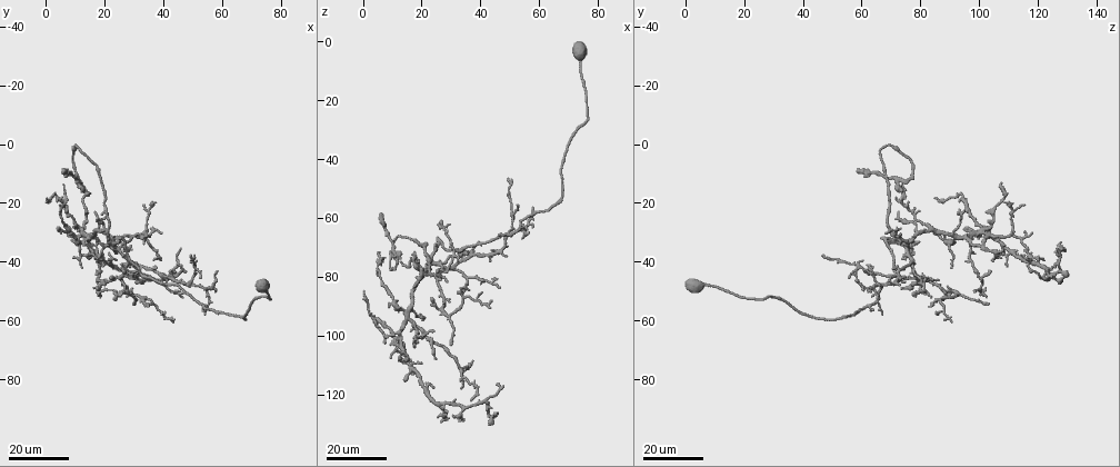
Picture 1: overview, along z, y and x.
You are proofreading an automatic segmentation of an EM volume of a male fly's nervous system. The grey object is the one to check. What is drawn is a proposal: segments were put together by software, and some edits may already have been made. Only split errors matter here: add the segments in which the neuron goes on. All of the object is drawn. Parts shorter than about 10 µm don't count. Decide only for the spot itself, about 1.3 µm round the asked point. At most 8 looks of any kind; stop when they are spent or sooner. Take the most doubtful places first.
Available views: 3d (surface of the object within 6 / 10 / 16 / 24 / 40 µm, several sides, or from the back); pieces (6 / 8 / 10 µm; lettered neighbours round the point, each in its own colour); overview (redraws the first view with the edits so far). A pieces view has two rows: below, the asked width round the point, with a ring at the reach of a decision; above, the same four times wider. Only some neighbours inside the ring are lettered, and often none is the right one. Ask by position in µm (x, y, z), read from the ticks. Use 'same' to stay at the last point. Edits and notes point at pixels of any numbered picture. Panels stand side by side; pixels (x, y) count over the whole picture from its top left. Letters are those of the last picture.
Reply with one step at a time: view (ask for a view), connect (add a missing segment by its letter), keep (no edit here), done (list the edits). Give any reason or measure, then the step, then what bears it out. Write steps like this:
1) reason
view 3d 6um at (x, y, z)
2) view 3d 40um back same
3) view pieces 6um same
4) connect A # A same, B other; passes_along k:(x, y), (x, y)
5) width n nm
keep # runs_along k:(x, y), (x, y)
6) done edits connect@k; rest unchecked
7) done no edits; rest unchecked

an open end
view 3d 24um at (45, 41, 117)

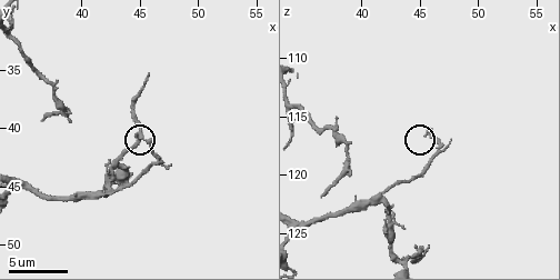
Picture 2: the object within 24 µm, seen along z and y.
view pieces 8um at (45.6, 41.2, 116.4)

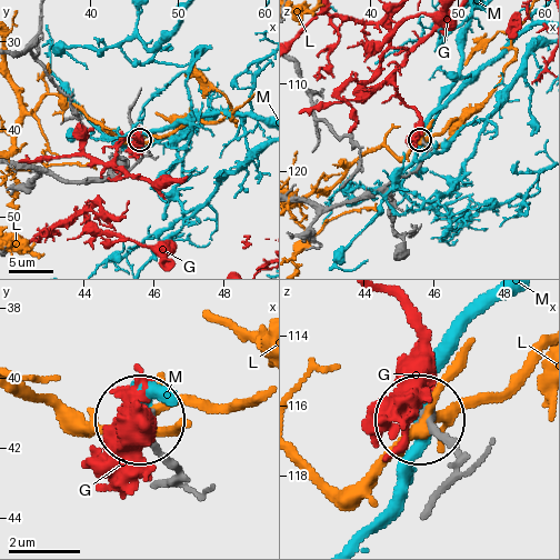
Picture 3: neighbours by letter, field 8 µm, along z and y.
width 230 nm
keep # G other, L other, M other; runs_along 3:(437, 490), (454, 462), (421, 421); no lettered segment goes on from it

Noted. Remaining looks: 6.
branch stops here
view 3d 16um at (20, 40, 109)

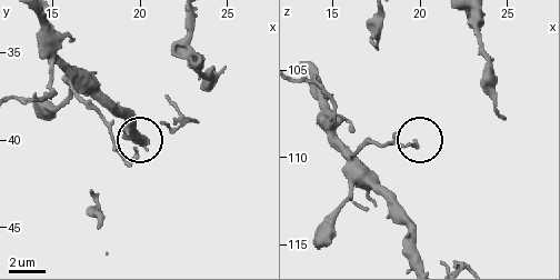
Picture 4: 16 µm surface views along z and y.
see the neighbours
view pieces 8um at (19.7, 40.6, 109.0)

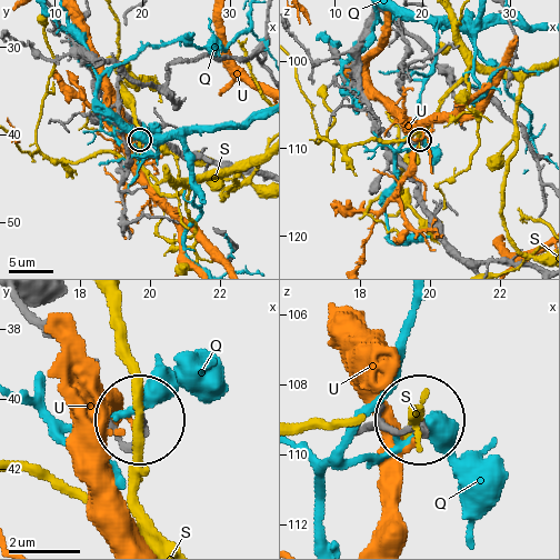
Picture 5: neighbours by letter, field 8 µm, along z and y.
keep # Q other, S other, U other; none of them fits

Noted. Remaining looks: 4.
end of a long branch
view 3d 10um at (36.8, 39.2, 121.6)

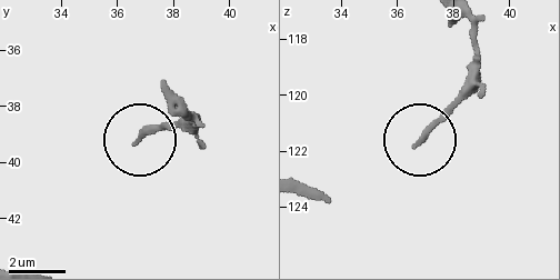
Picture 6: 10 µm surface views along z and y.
what lies round it
view pieces 10um at (36.8, 39.2, 121.7)

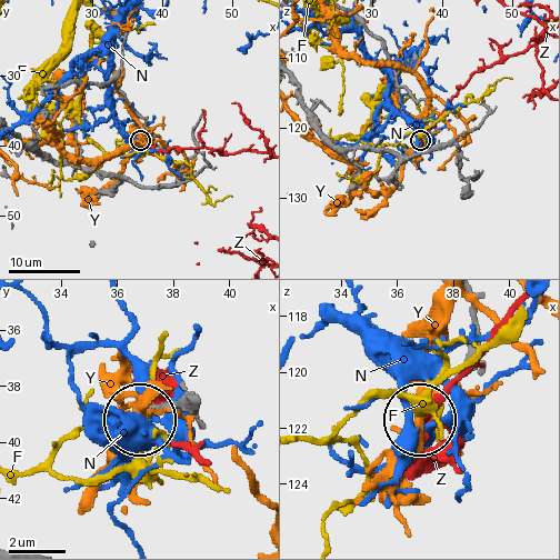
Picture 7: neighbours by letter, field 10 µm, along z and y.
keep # F other, N other, Y other, Z other; no lettered segment goes on from it

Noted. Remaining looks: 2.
tapers out
view 3d 16um at (24, 36, 108)

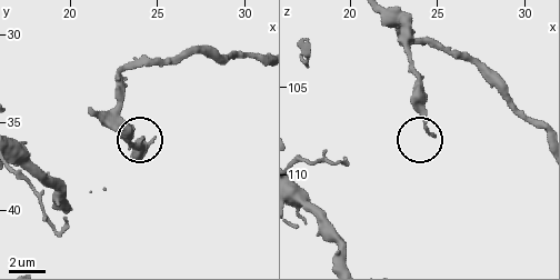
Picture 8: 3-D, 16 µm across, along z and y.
view pieces 10um at (24.8, 36.0, 107.8)

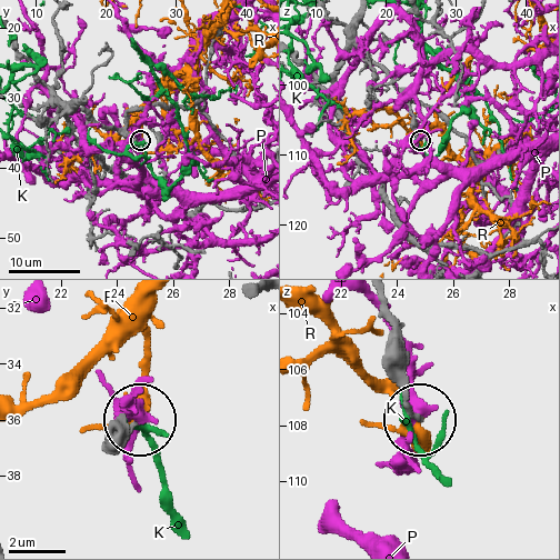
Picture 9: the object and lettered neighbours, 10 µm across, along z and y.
keep # K other, P other, R other; no lettered segment goes on from it

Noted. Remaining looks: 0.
done no edits; rest unchecked

